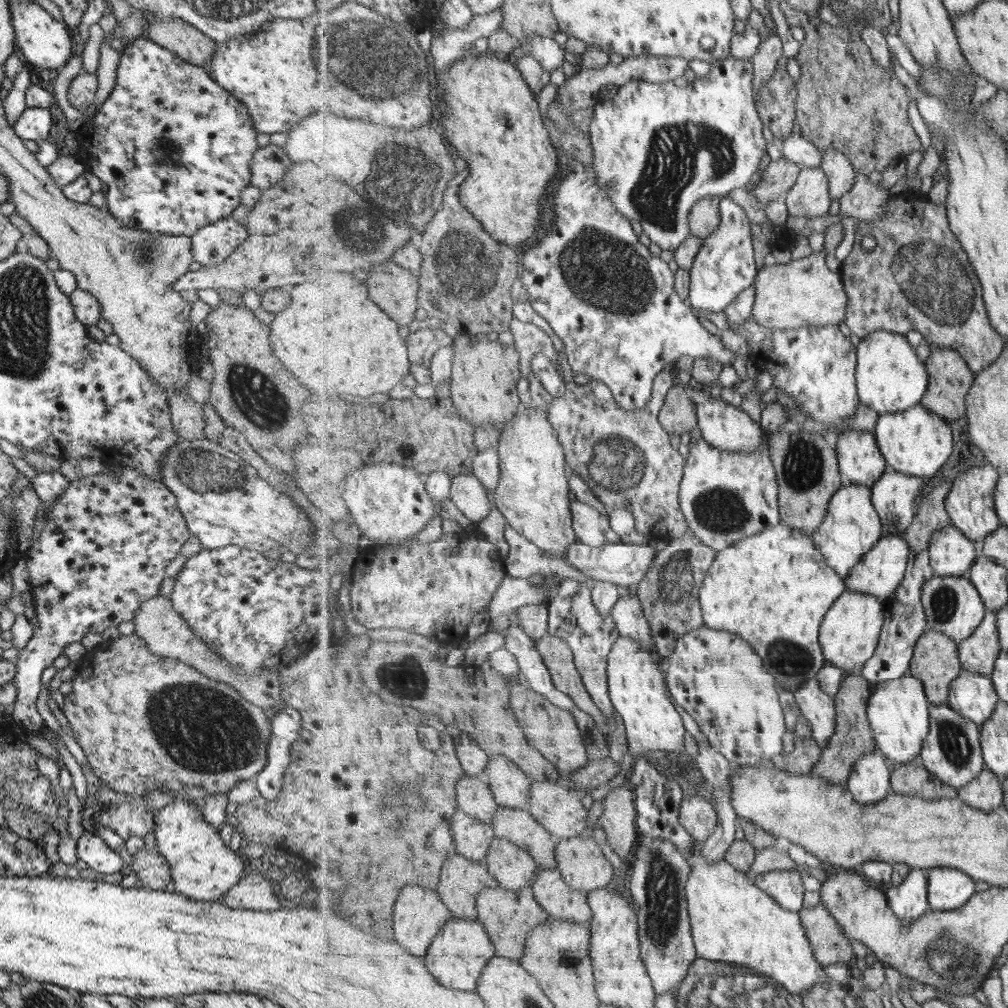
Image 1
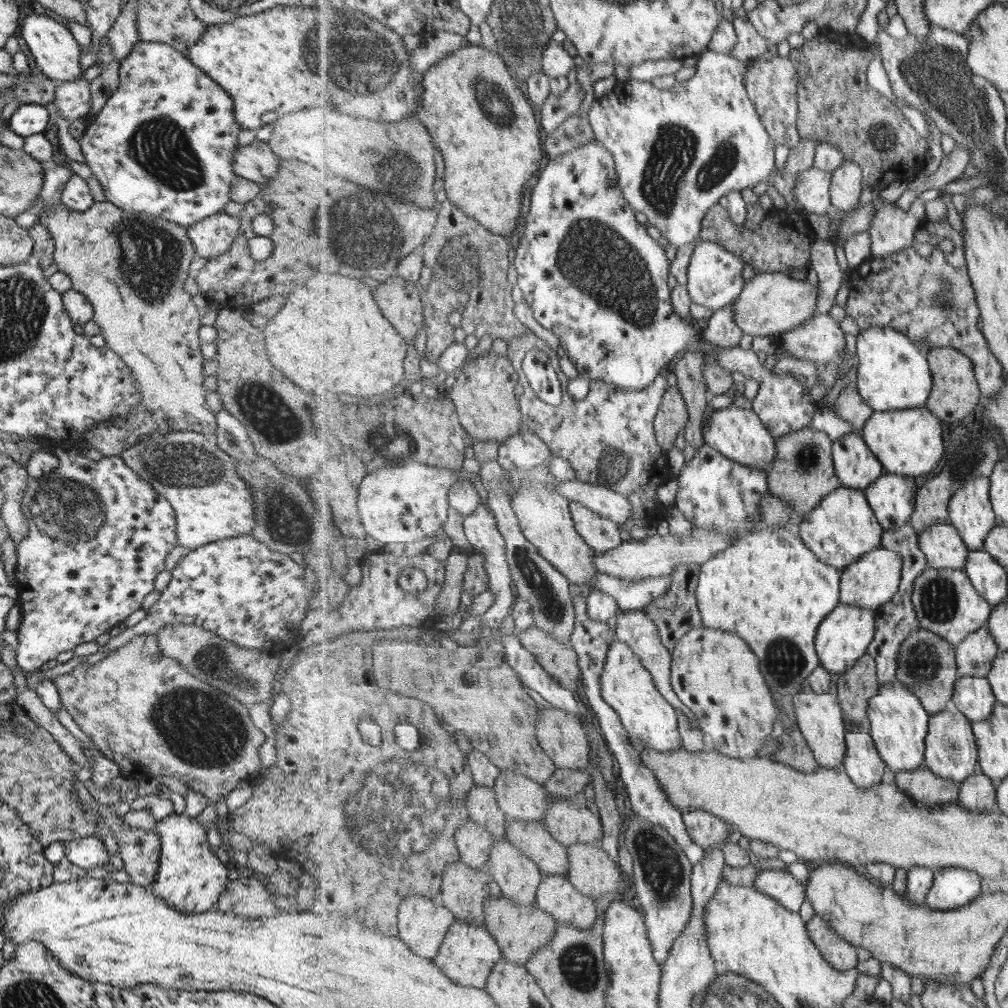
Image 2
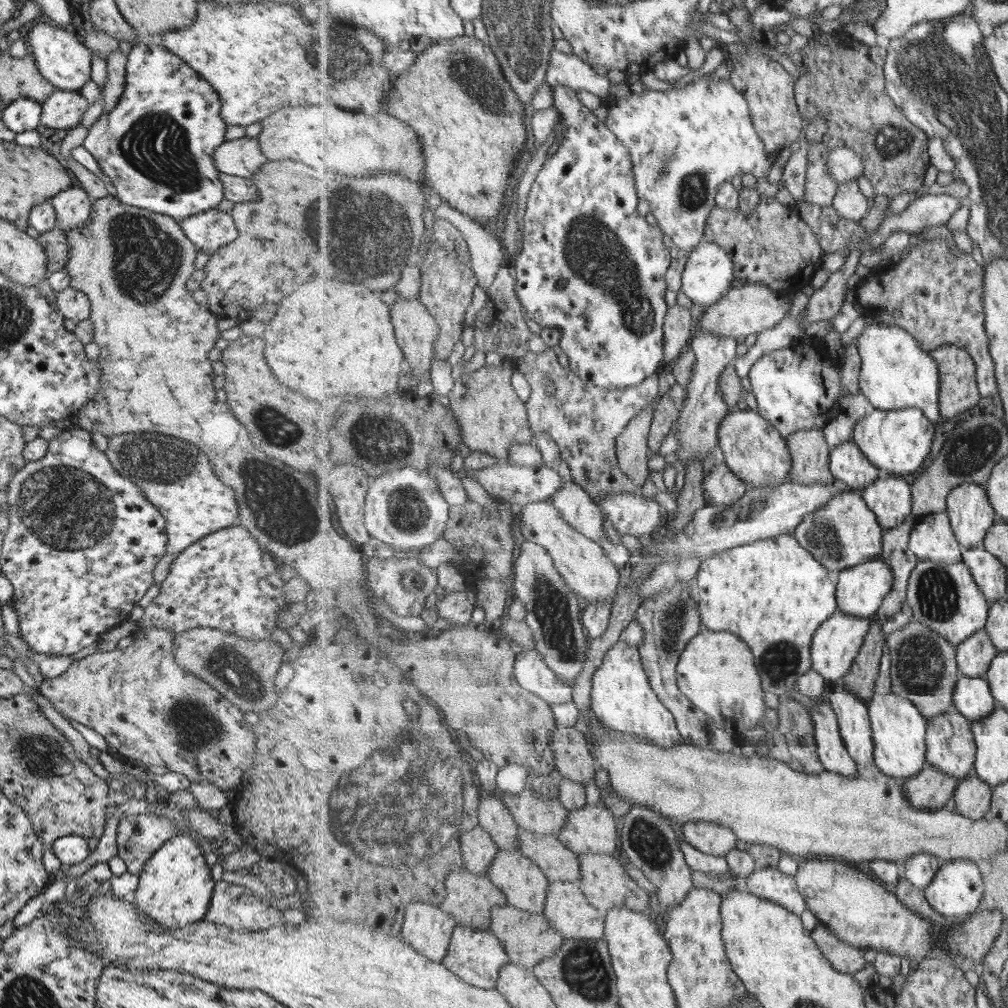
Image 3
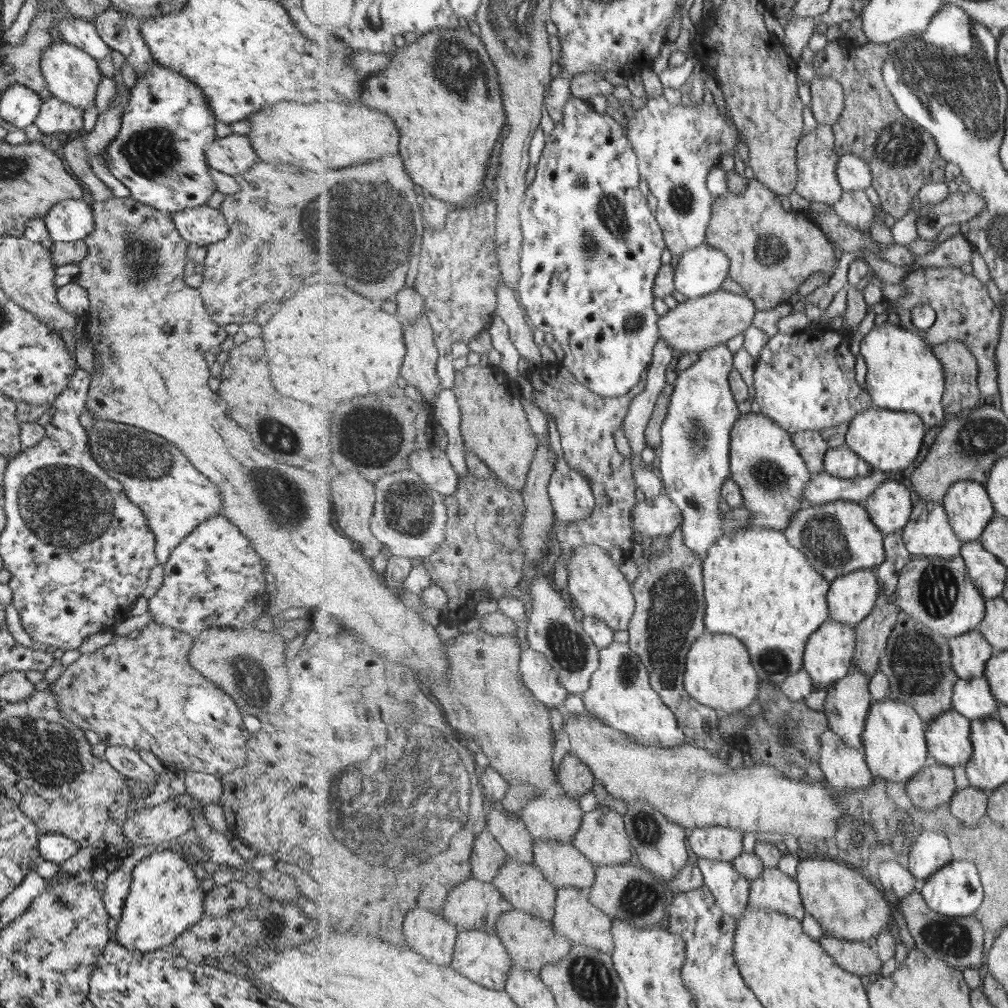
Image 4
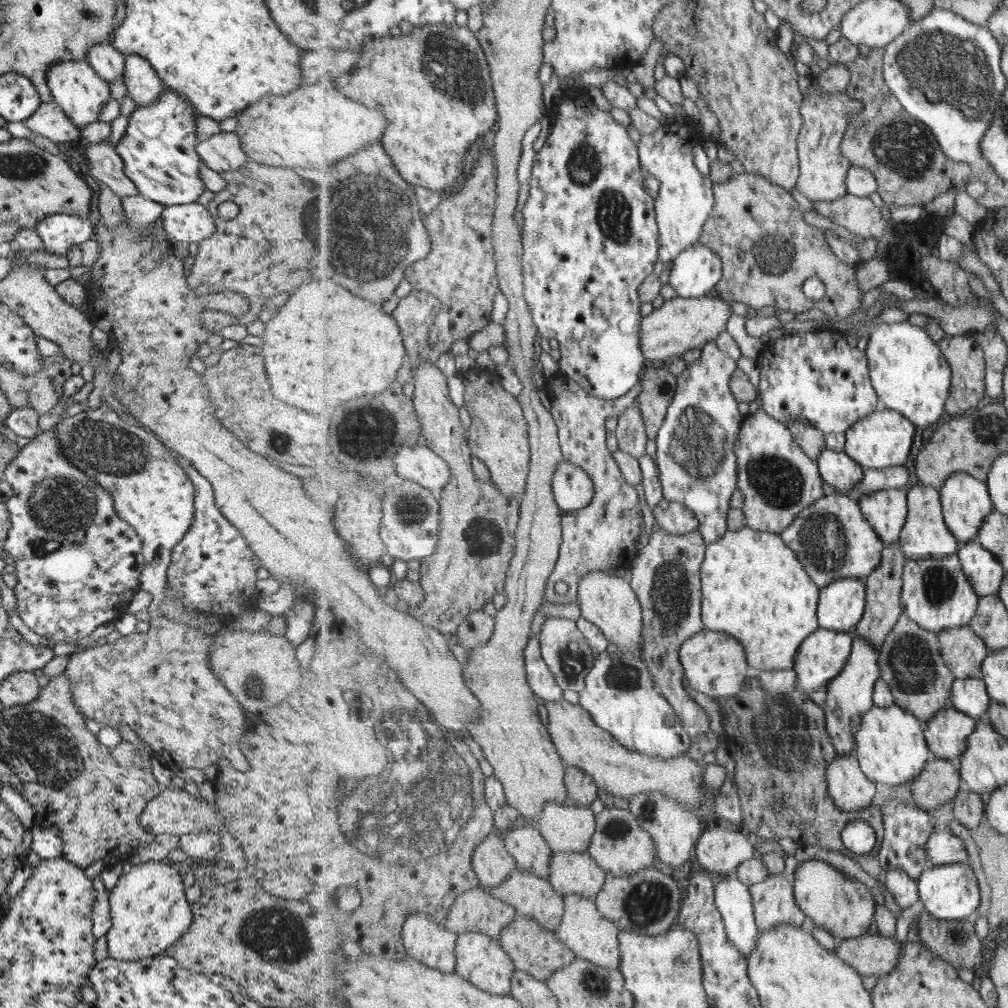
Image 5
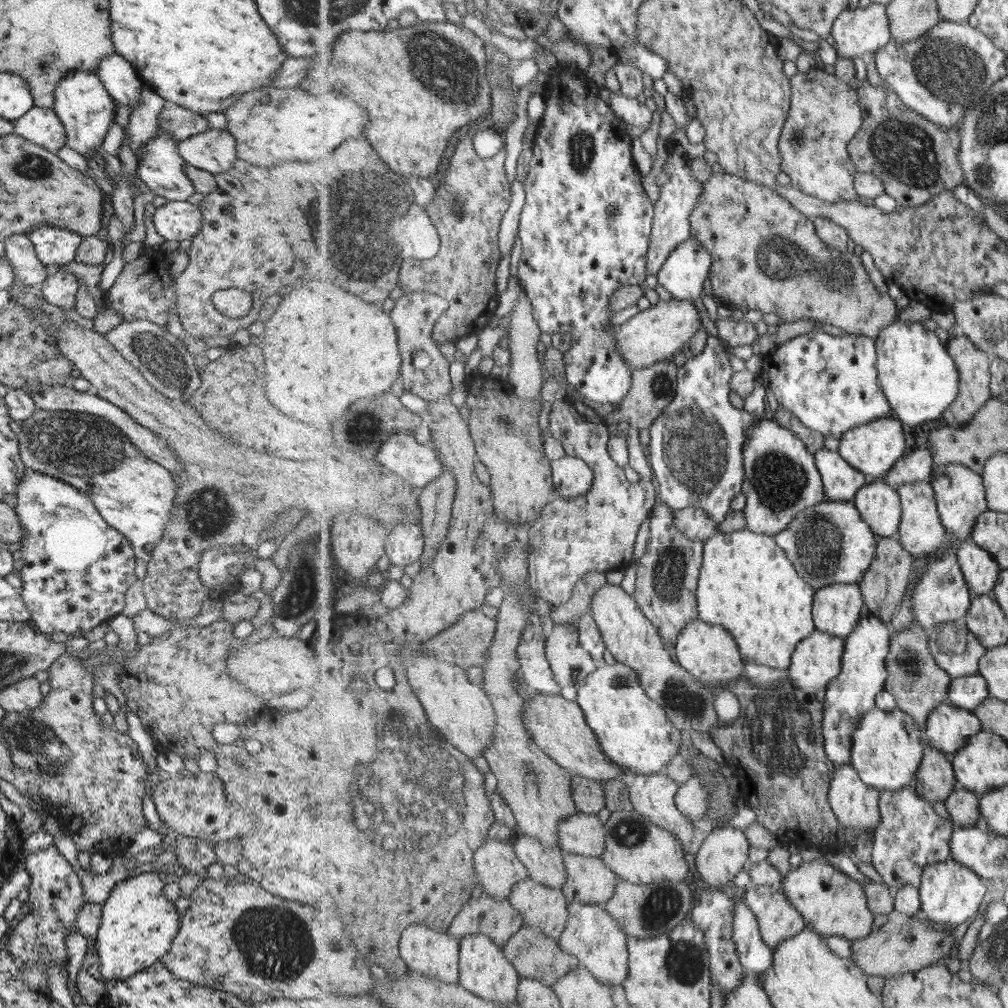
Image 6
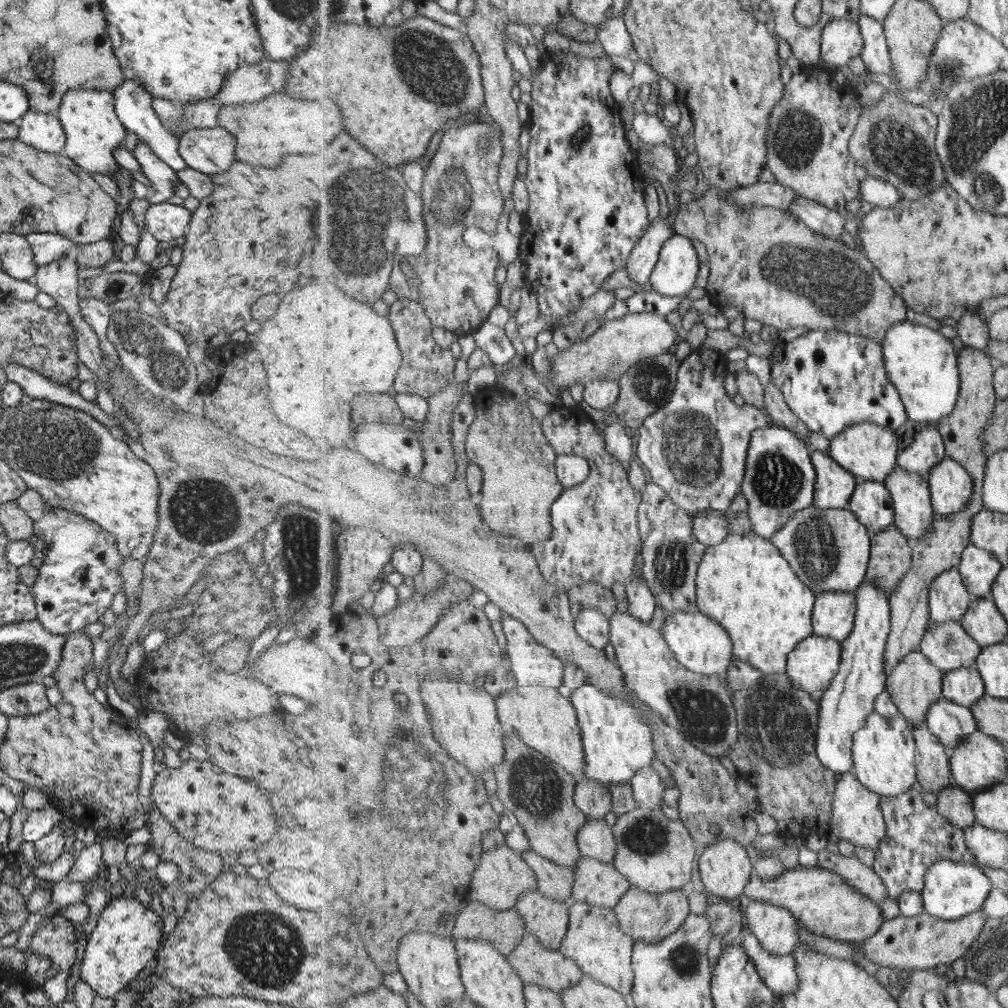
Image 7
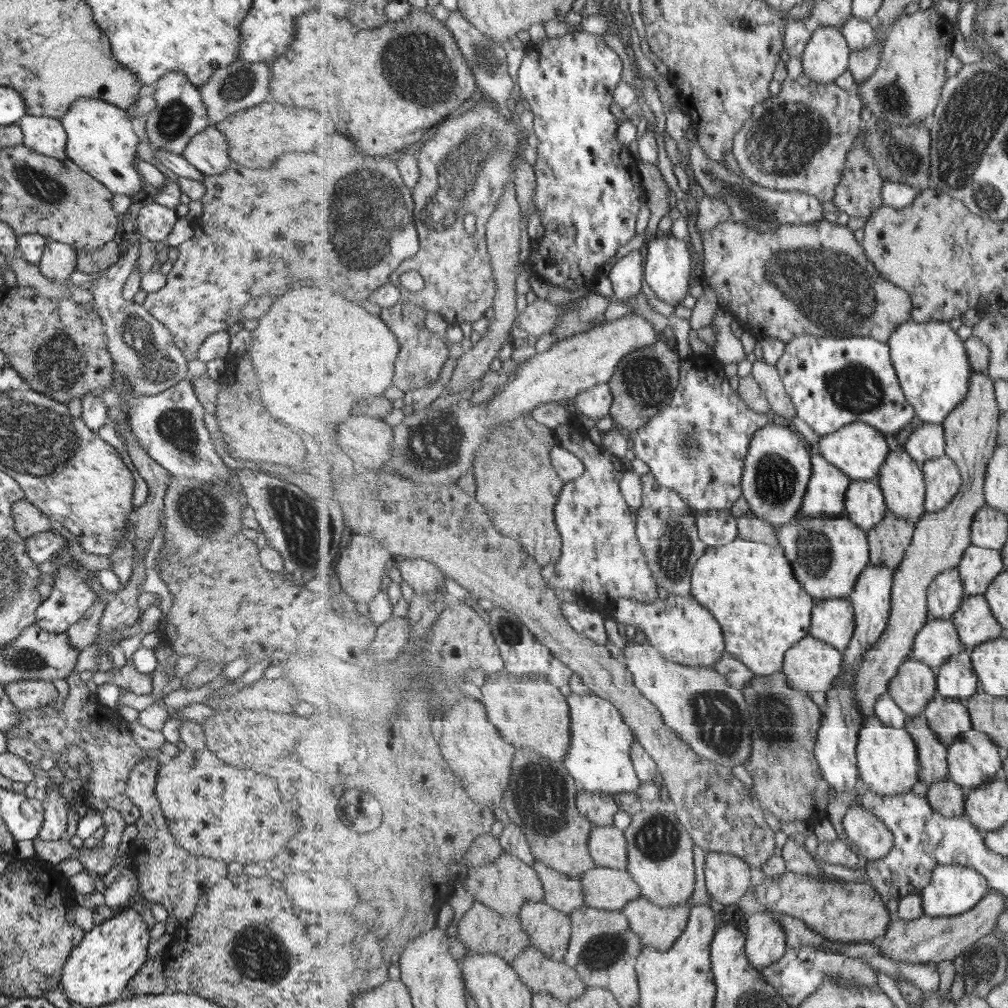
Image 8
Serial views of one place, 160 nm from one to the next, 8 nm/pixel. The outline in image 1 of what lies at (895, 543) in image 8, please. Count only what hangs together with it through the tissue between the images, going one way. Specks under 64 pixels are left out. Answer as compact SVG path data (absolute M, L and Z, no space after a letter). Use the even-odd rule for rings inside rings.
M860 671L845 678L840 691L835 696L838 712L835 734L830 738L828 745L822 751L819 762L813 766L813 770L807 774L808 776L827 779L833 785L847 785L847 780L851 777L851 772L858 759L877 749L874 730L868 718L868 702L873 690L870 682L863 678Z

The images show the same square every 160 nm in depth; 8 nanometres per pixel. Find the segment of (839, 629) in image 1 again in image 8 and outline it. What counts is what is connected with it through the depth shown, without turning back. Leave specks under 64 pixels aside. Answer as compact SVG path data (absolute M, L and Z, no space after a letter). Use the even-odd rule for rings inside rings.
M809 635L786 652L784 673L795 689L827 693L844 669L844 657L836 646Z

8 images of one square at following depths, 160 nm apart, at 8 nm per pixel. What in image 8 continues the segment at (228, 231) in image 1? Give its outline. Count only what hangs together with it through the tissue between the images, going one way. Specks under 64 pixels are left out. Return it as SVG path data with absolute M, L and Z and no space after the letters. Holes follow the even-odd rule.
M155 202L145 204L137 209L137 230L149 241L165 242L165 238L178 216L175 210L161 206Z

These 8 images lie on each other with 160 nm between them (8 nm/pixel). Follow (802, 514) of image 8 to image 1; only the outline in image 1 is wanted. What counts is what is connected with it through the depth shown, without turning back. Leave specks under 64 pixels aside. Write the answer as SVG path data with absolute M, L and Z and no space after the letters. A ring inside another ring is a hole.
M849 431L835 440L840 469L846 483L872 487L890 470L876 437L869 431Z

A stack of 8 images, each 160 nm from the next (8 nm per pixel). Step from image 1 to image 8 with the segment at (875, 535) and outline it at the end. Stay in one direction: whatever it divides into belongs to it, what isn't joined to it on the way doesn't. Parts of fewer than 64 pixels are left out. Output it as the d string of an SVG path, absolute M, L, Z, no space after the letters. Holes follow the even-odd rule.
M845 515L793 520L791 523L778 528L777 531L780 546L784 548L786 557L790 559L799 583L806 588L813 598L849 598L850 594L854 592L859 577L870 564L870 538L868 537L868 531L857 526Z

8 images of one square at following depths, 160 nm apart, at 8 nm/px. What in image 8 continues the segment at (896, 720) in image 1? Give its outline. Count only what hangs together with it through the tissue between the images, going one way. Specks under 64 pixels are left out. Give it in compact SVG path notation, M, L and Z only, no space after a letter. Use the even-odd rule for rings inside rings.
M869 717L858 736L858 767L864 790L876 794L901 795L910 792L920 780L918 746L910 731L887 725L879 717Z

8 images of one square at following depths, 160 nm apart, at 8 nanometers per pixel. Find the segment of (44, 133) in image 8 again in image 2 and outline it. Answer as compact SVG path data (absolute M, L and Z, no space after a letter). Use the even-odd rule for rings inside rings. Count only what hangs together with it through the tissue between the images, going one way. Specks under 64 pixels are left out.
M83 76L71 82L57 83L53 101L48 105L50 116L55 115L66 118L72 122L90 110L90 86Z

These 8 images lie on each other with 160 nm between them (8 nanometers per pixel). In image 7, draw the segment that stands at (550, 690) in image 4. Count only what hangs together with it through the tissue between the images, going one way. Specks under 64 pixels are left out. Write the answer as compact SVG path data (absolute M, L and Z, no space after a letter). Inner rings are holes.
M509 615L503 618L508 656L515 680L527 680L545 687L564 682L563 668L557 668L555 653L543 646L521 619Z

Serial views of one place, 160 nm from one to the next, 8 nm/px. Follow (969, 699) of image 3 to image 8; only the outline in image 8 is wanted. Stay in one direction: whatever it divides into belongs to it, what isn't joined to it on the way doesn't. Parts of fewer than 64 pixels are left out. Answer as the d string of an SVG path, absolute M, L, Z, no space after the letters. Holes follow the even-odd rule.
M971 651L950 657L938 669L938 692L953 700L965 701L981 691L981 682L972 663Z

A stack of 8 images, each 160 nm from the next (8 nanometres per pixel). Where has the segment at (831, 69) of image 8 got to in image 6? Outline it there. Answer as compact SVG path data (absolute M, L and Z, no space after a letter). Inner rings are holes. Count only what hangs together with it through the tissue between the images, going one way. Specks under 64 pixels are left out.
M866 1L859 8L839 15L832 28L832 44L838 57L863 56L867 52L877 53L892 41L888 5Z

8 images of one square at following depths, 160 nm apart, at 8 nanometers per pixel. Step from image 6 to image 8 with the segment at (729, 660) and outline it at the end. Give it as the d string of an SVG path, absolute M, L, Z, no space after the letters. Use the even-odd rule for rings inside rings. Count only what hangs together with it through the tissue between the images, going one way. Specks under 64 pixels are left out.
M670 594L655 602L641 602L635 599L617 600L614 617L629 630L641 629L653 646L656 646L666 659L685 665L715 666L726 650L726 637L721 623L693 595Z

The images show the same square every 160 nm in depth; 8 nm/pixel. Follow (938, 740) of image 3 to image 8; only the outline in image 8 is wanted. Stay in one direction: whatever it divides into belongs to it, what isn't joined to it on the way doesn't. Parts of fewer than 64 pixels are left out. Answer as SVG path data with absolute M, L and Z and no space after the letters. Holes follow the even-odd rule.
M937 692L925 711L930 727L948 747L953 746L963 733L974 728L965 701L953 700Z

